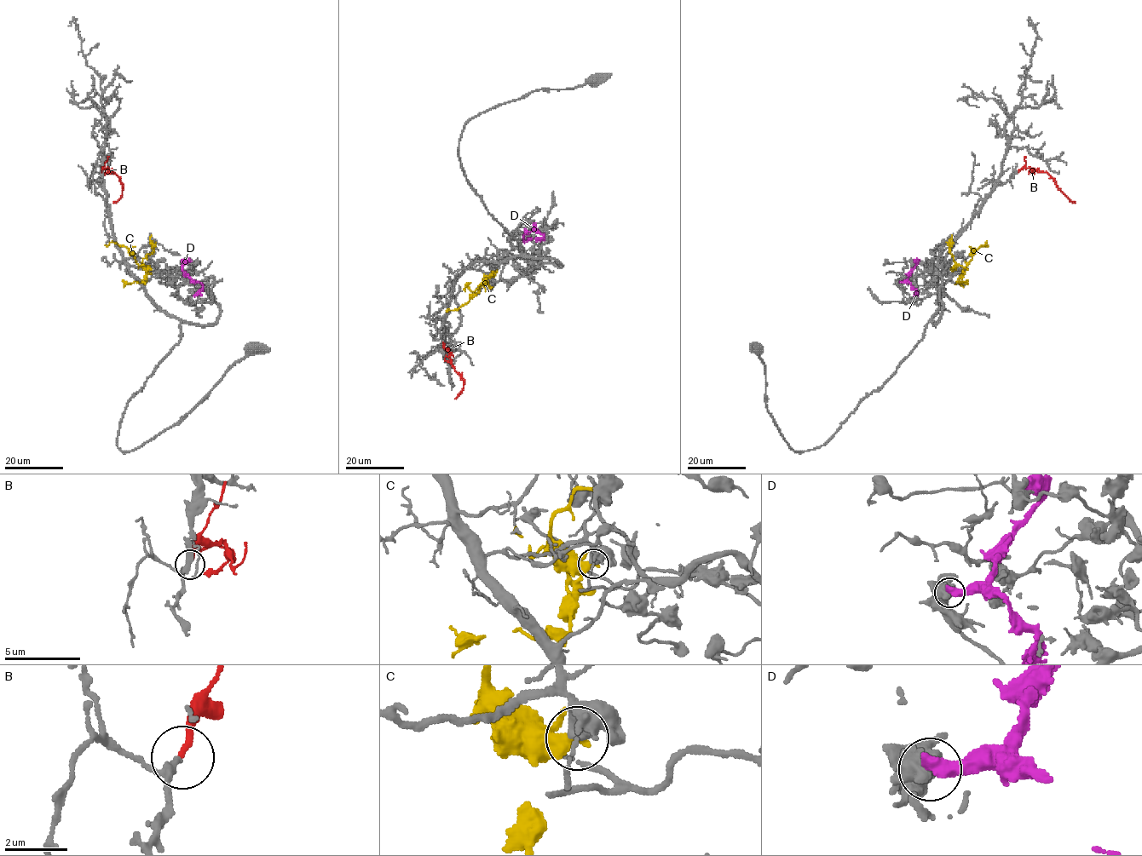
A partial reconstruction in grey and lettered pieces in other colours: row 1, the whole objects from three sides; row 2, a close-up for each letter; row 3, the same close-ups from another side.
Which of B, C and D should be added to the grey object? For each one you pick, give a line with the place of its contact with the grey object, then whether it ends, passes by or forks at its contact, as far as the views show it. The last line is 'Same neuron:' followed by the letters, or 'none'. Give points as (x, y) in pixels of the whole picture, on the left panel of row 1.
B: contact (101, 172); it ends
Same neuron: B

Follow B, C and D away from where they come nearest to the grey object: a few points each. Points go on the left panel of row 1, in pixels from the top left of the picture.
B: (101, 172), (107, 168), (122, 182), (122, 195), (113, 203)
C: (150, 268), (141, 265), (138, 267), (125, 246), (111, 242), (107, 246), (105, 244)
D: (192, 282), (182, 266), (191, 261)

